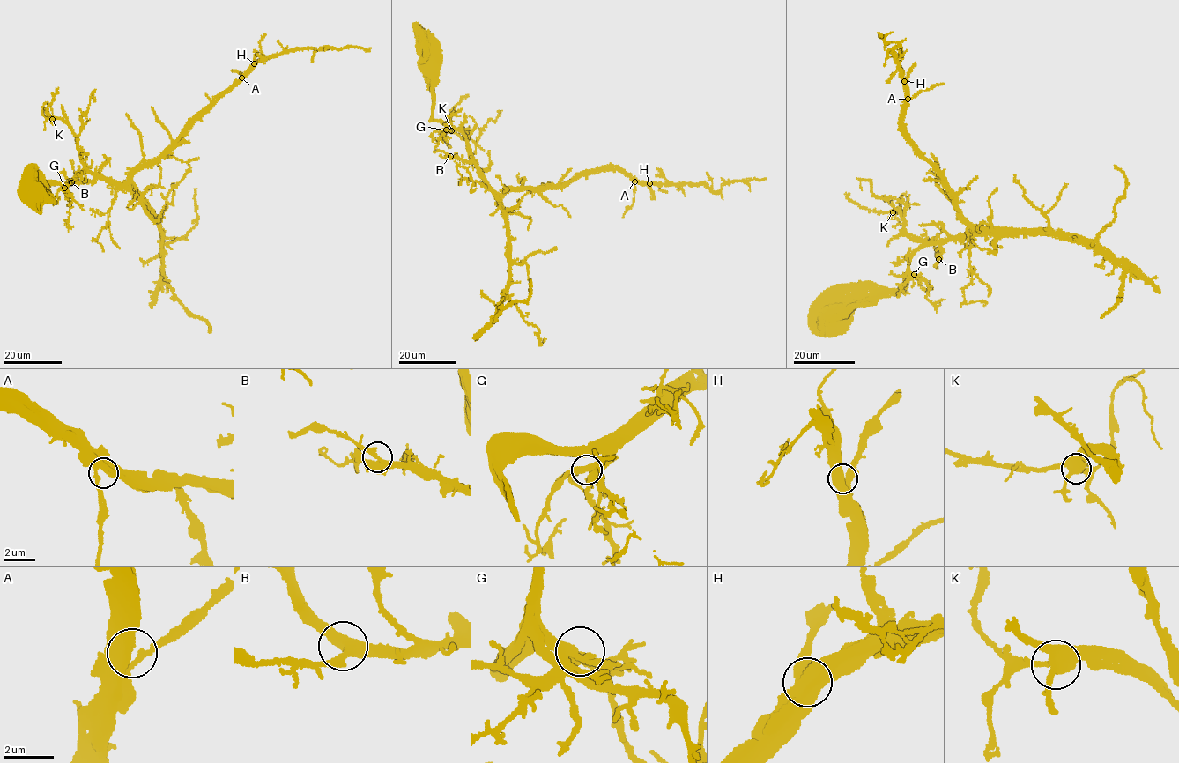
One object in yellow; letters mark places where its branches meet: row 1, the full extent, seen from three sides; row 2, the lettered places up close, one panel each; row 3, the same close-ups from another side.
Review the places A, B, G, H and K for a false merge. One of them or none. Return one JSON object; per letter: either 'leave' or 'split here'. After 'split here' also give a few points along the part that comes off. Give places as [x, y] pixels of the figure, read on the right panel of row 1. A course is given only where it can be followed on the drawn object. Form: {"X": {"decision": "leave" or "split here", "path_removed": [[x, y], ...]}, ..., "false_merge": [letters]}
{"A": {"decision": "leave"}, "B": {"decision": "leave"}, "G": {"decision": "leave"}, "H": {"decision": "leave"}, "K": {"decision": "leave"}, "false_merge": []}

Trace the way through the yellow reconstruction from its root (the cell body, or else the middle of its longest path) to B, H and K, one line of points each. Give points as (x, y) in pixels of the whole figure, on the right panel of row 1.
B: (832, 315), (873, 297), (888, 296), (903, 284), (908, 261), (923, 247), (938, 244), (938, 259)
H: (832, 315), (873, 297), (888, 296), (903, 284), (914, 252), (970, 232), (955, 196), (905, 128), (904, 81)
K: (832, 315), (873, 297), (888, 296), (903, 284), (908, 261), (923, 244), (906, 232), (901, 212), (893, 212)

